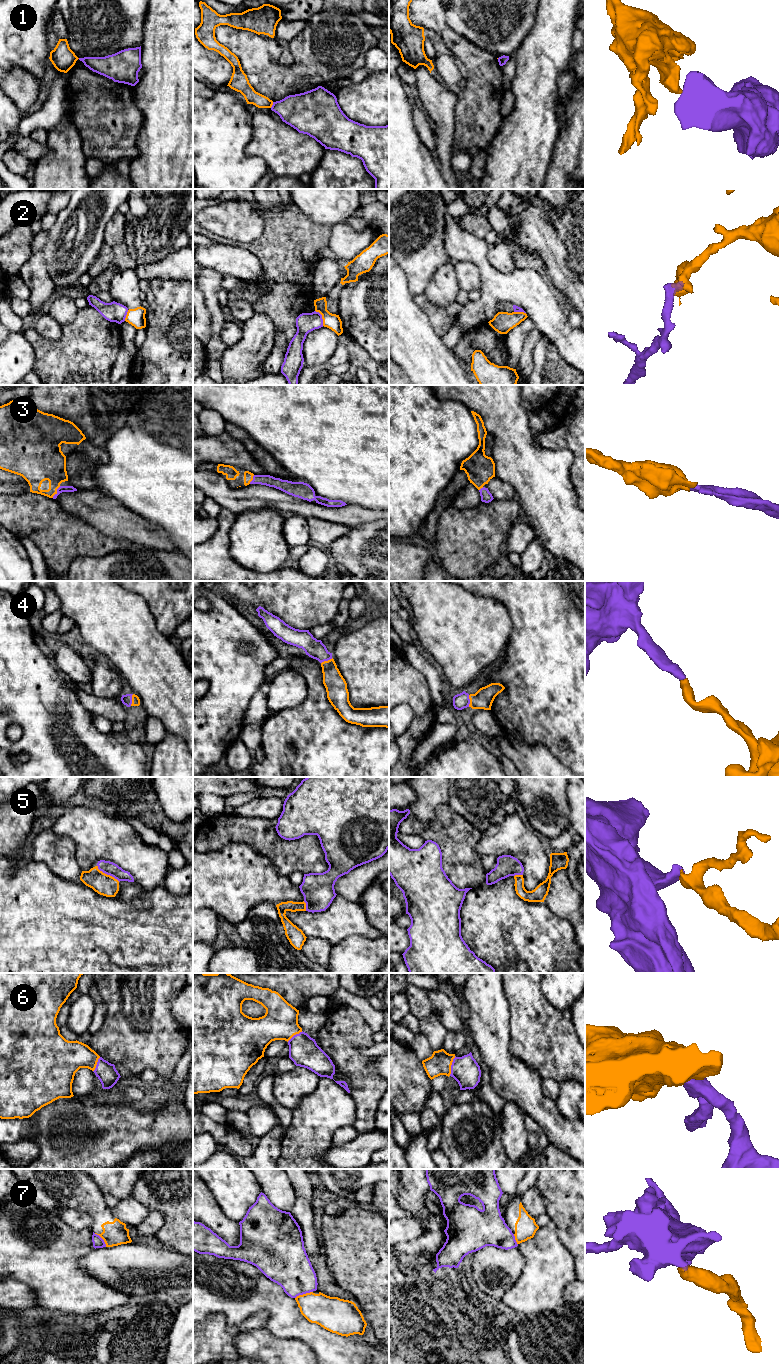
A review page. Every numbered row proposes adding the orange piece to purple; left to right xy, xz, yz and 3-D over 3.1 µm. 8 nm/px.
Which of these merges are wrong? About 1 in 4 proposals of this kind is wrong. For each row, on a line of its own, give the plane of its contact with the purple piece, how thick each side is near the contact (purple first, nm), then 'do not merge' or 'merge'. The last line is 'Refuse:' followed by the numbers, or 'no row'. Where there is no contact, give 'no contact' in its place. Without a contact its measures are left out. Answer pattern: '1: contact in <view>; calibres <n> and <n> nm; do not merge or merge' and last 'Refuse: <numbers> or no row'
1: contact in xz; calibres 300 and 110 nm; do not merge
2: contact in xz; calibres 160 and 130 nm; do not merge
3: contact in xy; calibres 50 and 280 nm; merge
4: contact in xy; calibres 80 and 60 nm; merge
5: contact in xy; calibres 110 and 170 nm; merge
6: contact in yz; calibres 220 and 180 nm; merge
7: contact in xz; calibres 340 and 240 nm; do not merge
Refuse: 1, 2, 7

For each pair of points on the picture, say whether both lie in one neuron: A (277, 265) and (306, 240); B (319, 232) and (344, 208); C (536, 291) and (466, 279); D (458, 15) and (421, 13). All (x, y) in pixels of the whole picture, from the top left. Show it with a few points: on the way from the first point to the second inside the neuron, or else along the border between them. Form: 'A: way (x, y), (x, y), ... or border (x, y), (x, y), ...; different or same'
A: way (284, 258), (299, 243); same
B: border (304, 215), (318, 224), (330, 227); different
C: border (467, 261), (470, 261), (479, 272), (480, 288); different
D: border (444, 10), (446, 22), (459, 33); different

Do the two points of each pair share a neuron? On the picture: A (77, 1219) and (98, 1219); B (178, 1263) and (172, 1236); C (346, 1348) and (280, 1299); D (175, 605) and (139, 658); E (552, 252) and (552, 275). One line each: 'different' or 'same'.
A: different
B: different
C: same
D: different
E: same

